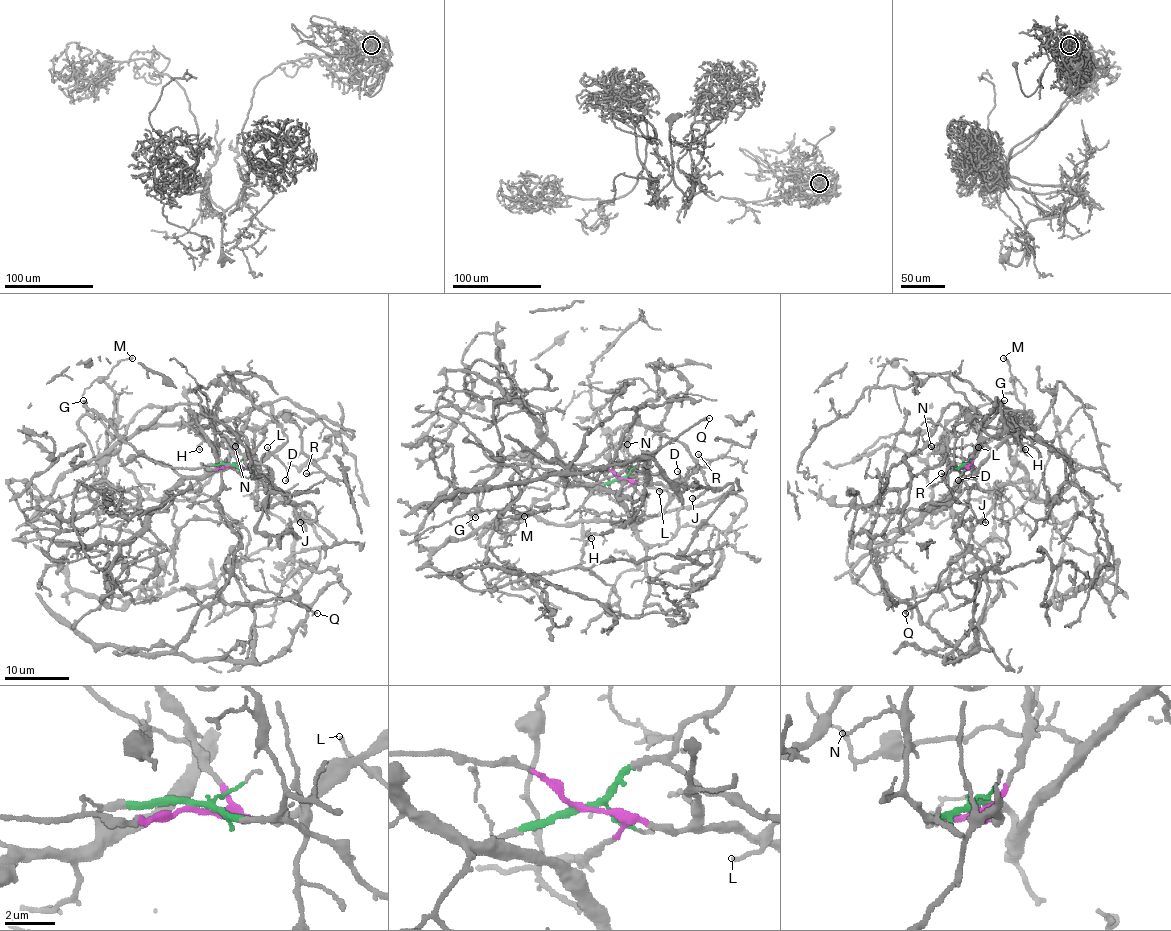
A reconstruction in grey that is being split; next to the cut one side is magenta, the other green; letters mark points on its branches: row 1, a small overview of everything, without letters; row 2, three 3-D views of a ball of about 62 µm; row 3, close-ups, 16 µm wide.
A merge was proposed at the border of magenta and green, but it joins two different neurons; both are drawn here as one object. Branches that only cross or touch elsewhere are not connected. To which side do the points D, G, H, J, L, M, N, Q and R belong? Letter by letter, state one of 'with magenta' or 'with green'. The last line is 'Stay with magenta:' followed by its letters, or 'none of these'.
D: with magenta
G: with magenta
H: with green
J: with magenta
L: with magenta
M: with green
N: with green
Q: with green
R: with green
Stay with magenta: D, G, J, L

